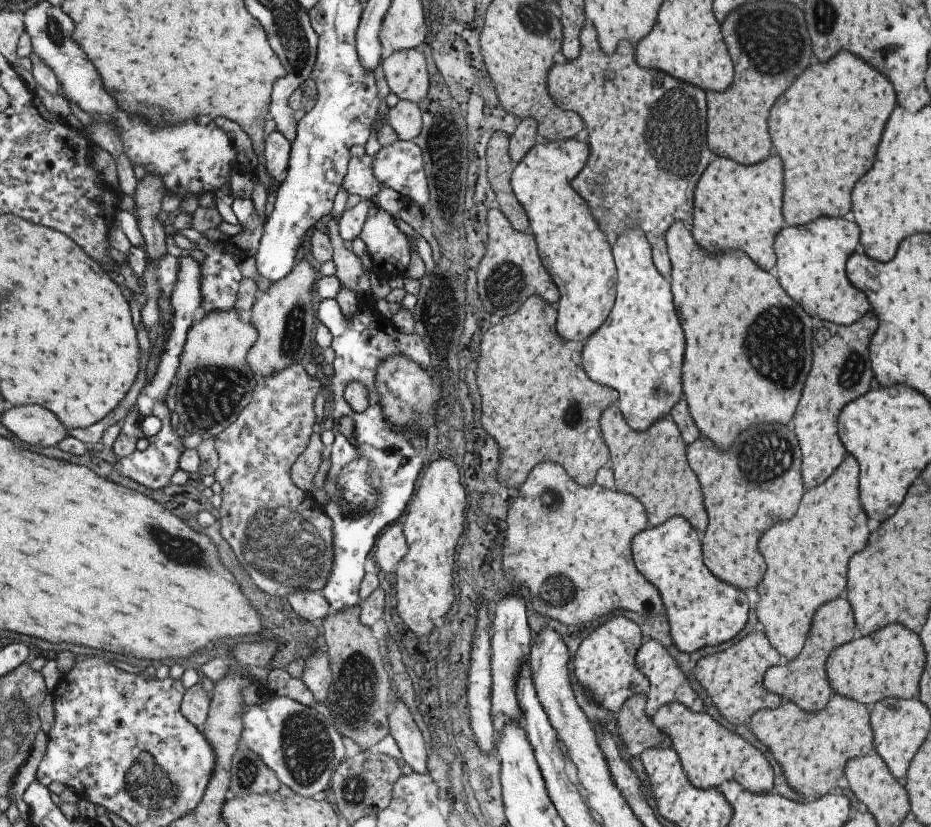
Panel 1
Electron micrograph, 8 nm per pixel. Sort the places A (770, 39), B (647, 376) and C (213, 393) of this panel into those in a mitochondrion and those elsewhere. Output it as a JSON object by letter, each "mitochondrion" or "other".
{"A":"mitochondrion","B":"other","C":"mitochondrion"}

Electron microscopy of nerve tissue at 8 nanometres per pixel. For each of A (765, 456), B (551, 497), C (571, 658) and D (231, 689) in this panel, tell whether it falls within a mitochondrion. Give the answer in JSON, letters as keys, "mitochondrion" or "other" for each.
{"A":"mitochondrion","B":"mitochondrion","C":"other","D":"other"}

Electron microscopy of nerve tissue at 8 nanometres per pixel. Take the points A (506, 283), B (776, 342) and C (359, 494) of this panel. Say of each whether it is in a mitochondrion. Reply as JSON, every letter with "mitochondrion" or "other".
{"A":"mitochondrion","B":"mitochondrion","C":"mitochondrion"}

